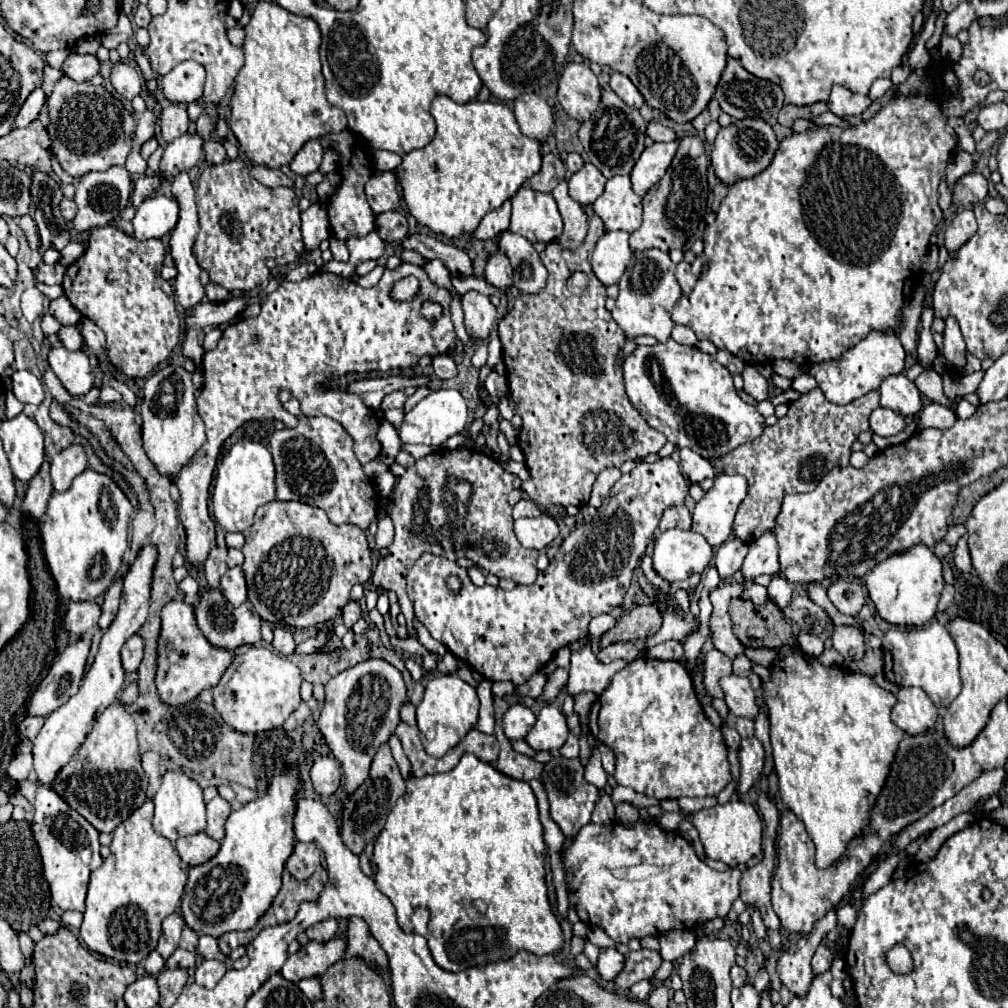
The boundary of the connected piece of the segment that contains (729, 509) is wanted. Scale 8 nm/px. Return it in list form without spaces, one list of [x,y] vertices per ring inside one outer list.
[[[720,474],[714,486],[704,494],[692,512],[692,532],[706,538],[712,548],[718,548],[732,534],[732,522],[740,502],[746,498],[748,482],[742,474]]]

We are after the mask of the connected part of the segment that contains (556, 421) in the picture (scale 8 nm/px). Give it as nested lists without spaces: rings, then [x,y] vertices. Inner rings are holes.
[[[592,212],[588,216],[588,234],[584,242],[576,250],[566,250],[558,242],[548,242],[546,250],[540,254],[542,264],[548,270],[548,284],[540,294],[520,294],[512,306],[512,310],[500,320],[498,334],[502,340],[504,364],[506,364],[506,378],[510,388],[510,398],[516,404],[516,414],[522,418],[524,426],[518,434],[518,446],[524,452],[526,466],[530,478],[522,482],[522,490],[534,500],[536,504],[550,508],[550,506],[582,506],[590,498],[590,488],[604,468],[622,466],[626,460],[644,458],[648,454],[660,452],[662,446],[668,442],[664,434],[650,428],[640,412],[628,402],[624,392],[624,332],[616,326],[612,314],[604,308],[606,286],[594,276],[590,266],[590,252],[596,246],[598,236],[604,234],[604,222]],[[582,270],[588,274],[588,290],[582,296],[574,296],[566,288],[566,278]]]

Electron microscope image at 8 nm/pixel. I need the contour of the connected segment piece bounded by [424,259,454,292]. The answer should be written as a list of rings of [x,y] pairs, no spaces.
[[[434,259],[428,261],[428,264],[424,266],[424,270],[426,270],[428,277],[432,282],[434,282],[434,284],[440,284],[440,286],[448,288],[450,292],[454,292],[454,288],[452,288],[451,283],[451,274],[440,260]]]

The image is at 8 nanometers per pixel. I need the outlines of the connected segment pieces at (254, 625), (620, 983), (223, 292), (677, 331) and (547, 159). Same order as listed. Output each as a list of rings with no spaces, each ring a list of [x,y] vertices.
[[[206,590],[206,594],[200,598],[200,604],[196,606],[196,620],[198,620],[198,628],[208,638],[208,642],[226,650],[234,650],[242,644],[256,644],[258,640],[262,640],[262,634],[260,634],[262,622],[252,602],[244,602],[242,606],[232,608],[232,604],[218,590]]]
[[[642,948],[638,952],[630,952],[626,956],[624,970],[614,978],[614,990],[618,994],[624,994],[632,984],[636,984],[640,980],[650,980],[660,964],[662,964],[662,958],[654,950]]]
[[[208,282],[208,284],[204,286],[204,290],[206,290],[206,298],[208,298],[210,302],[224,302],[224,300],[230,298],[230,292],[228,292],[224,286],[214,284],[214,282]]]
[[[674,326],[672,338],[674,338],[676,342],[684,344],[684,346],[694,346],[694,344],[698,342],[698,338],[694,336],[694,332],[692,332],[690,328],[686,328],[686,326]]]
[[[544,154],[542,170],[530,178],[530,186],[538,192],[552,192],[556,184],[565,178],[566,168],[563,161],[554,154]]]

